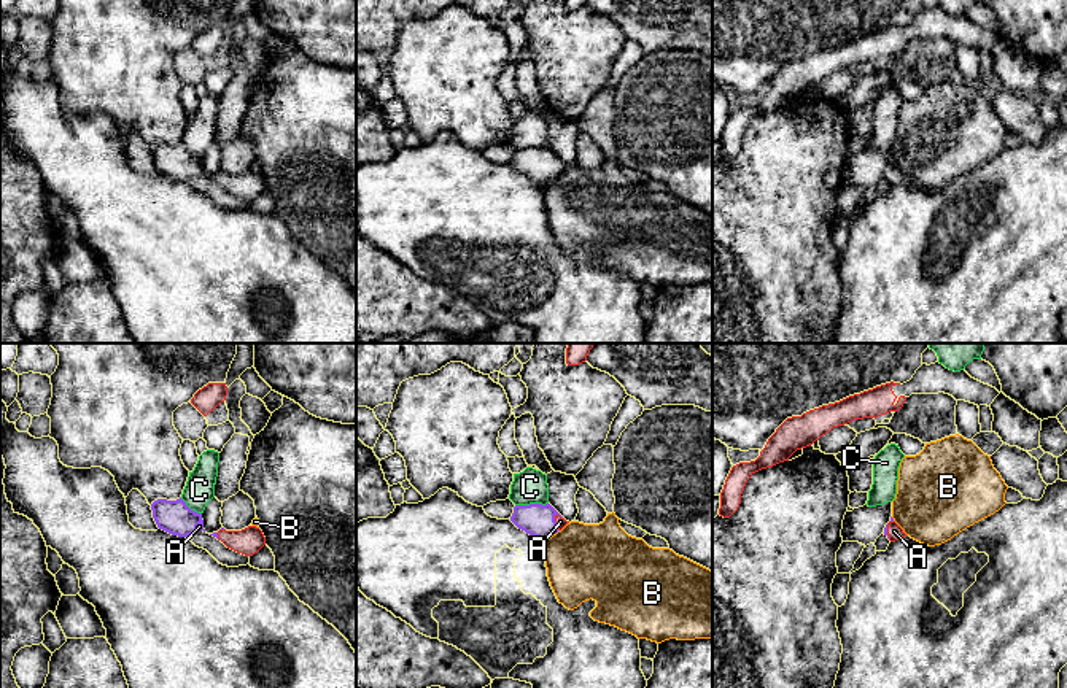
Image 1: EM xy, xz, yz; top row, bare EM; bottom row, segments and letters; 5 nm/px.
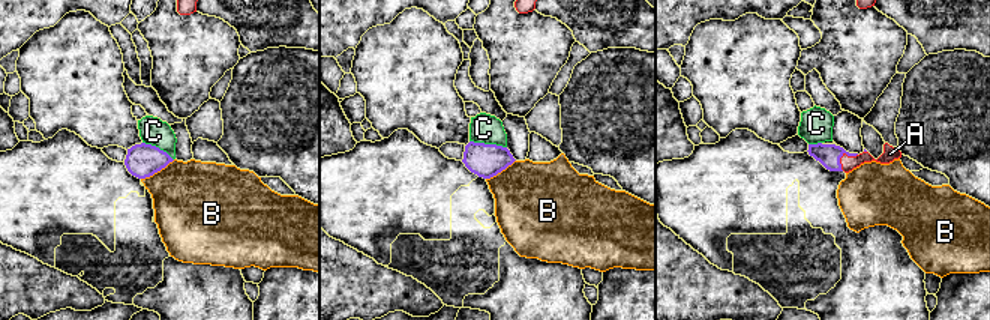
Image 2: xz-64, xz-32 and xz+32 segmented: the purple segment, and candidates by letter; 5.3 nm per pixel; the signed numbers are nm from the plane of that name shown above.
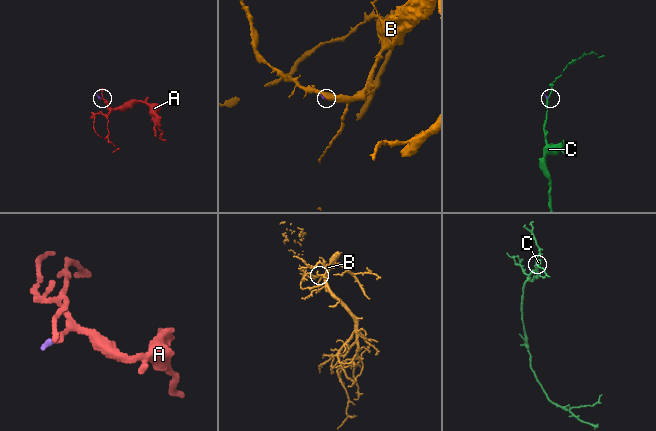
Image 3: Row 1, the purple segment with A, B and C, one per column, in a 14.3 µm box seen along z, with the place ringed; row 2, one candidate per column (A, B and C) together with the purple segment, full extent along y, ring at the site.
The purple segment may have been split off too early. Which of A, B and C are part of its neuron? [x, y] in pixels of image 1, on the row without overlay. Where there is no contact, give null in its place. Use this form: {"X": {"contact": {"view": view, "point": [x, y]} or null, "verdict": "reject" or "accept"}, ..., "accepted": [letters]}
{"A": {"contact": {"view": "xz", "point": [555, 166]}, "verdict": "accept"}, "B": {"contact": {"view": "xz", "point": [552, 178]}, "verdict": "reject"}, "C": {"contact": {"view": "xz", "point": [531, 148]}, "verdict": "reject"}, "accepted": ["A"]}

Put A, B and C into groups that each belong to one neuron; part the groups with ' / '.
A / B / C

